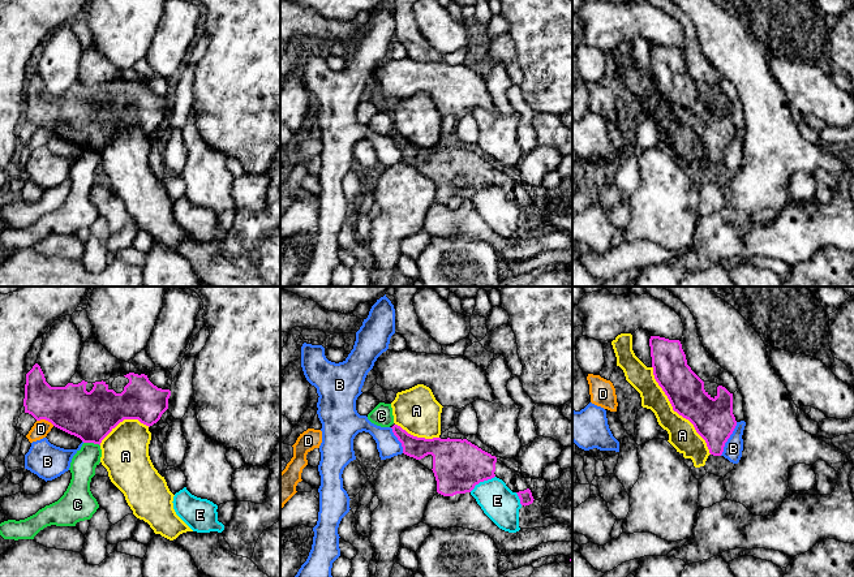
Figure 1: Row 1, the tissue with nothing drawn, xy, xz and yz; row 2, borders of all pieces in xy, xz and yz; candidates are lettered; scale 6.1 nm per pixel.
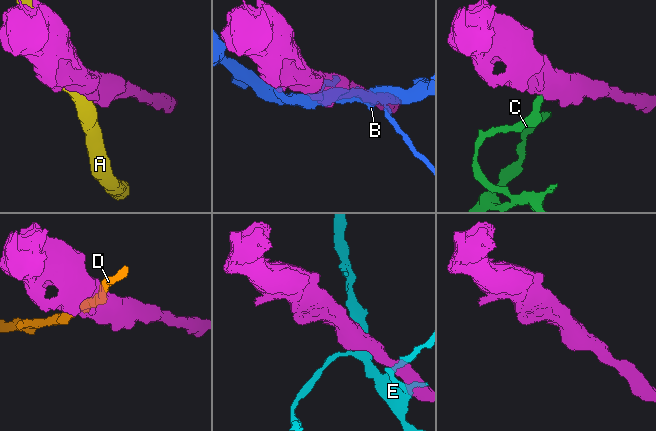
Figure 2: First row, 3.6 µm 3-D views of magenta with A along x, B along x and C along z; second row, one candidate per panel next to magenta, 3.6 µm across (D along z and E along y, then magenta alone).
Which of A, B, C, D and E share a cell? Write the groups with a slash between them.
A / B / C / D / E

